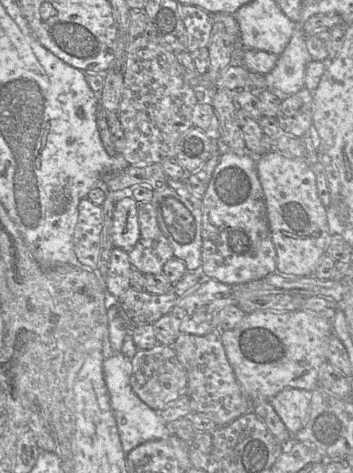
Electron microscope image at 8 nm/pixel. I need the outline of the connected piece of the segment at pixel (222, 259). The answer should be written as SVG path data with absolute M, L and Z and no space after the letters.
M223 150L202 205L202 276L224 284L243 284L276 271L276 250L267 222L256 156Z

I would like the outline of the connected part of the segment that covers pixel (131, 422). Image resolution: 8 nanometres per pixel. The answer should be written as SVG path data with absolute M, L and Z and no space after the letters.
M122 353L114 354L103 362L103 373L110 395L111 408L117 423L118 434L125 454L128 454L144 442L169 439L175 436L167 429L159 412L151 409L134 393L130 383L132 373L131 359Z

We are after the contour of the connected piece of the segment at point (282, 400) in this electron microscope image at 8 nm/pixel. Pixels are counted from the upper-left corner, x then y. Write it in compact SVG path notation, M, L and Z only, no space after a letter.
M285 388L270 403L291 435L297 434L309 420L312 391Z

